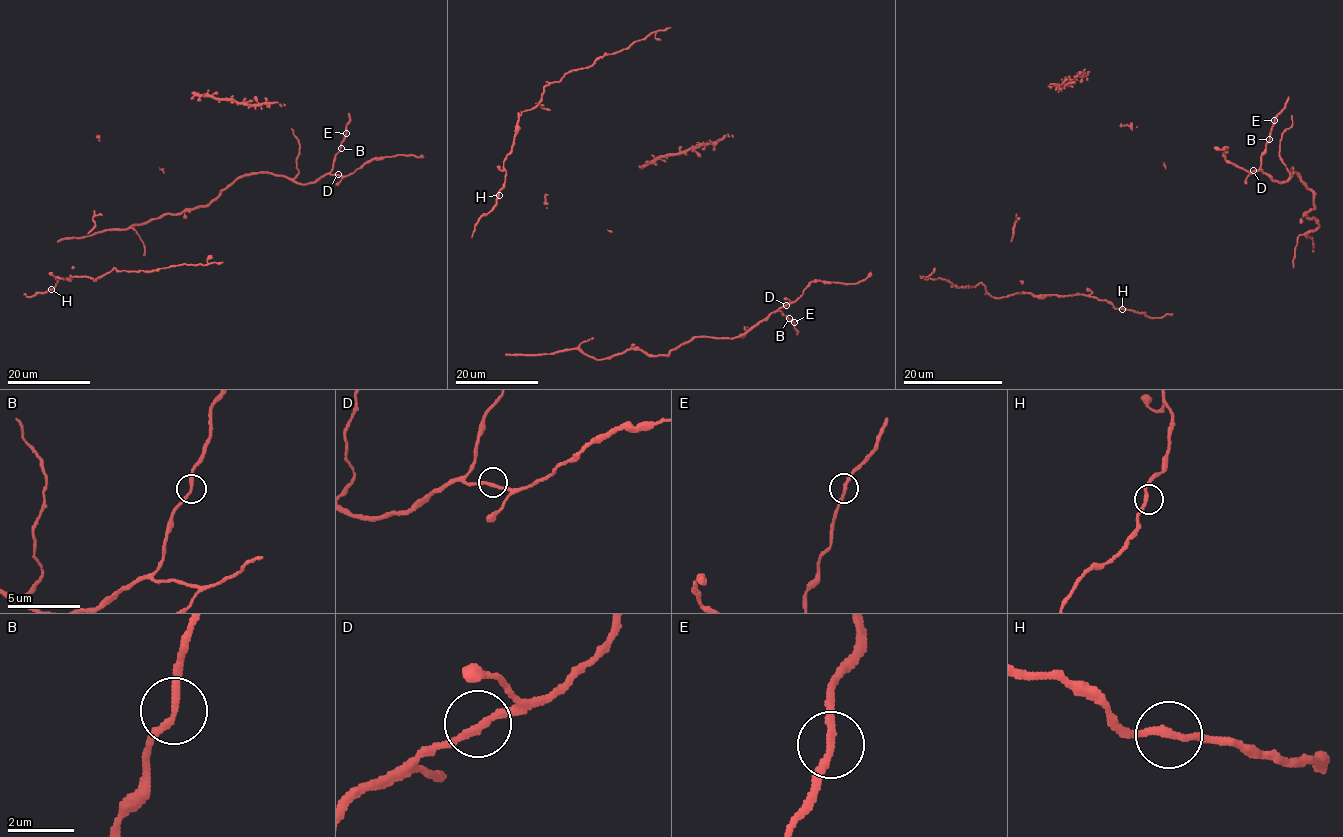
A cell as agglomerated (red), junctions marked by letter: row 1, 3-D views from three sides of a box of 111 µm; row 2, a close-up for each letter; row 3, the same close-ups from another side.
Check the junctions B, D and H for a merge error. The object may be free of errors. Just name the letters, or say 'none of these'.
none of these

